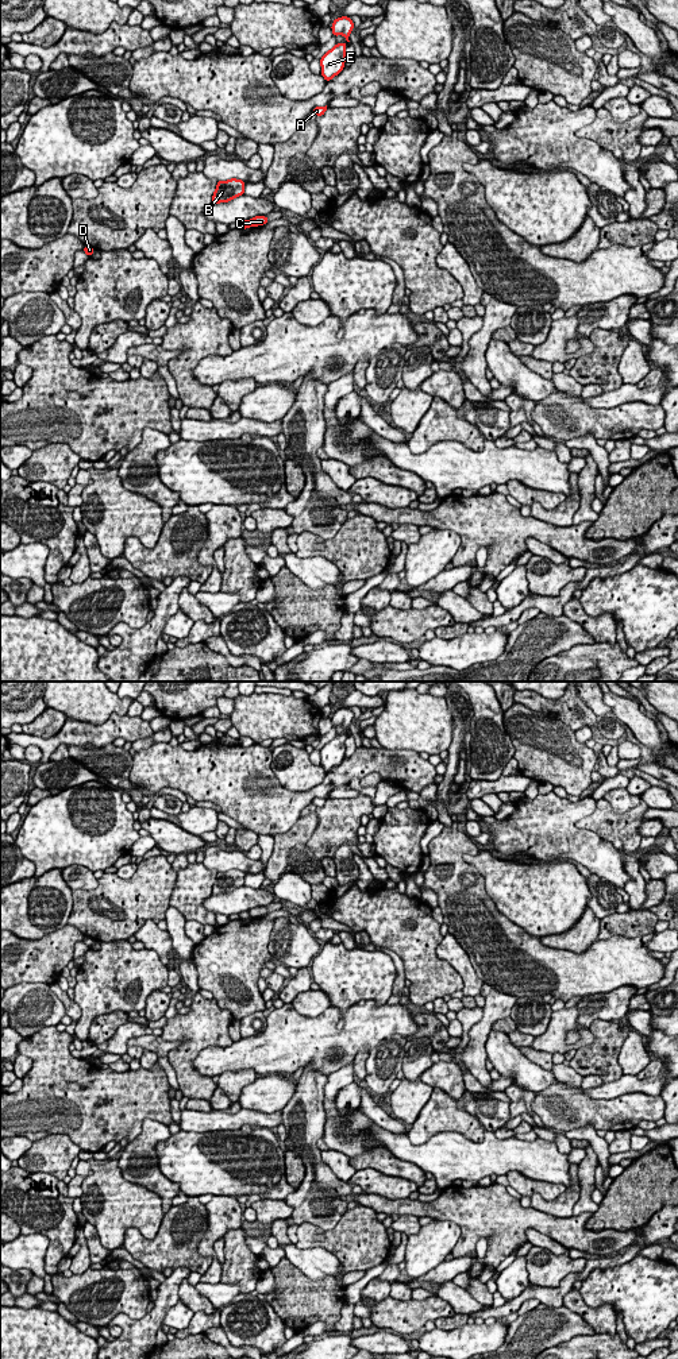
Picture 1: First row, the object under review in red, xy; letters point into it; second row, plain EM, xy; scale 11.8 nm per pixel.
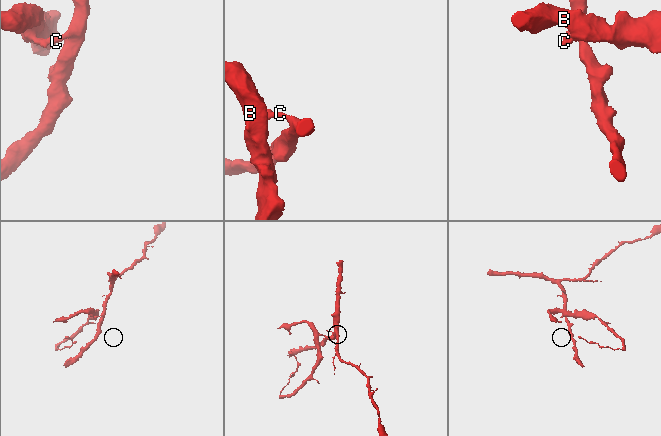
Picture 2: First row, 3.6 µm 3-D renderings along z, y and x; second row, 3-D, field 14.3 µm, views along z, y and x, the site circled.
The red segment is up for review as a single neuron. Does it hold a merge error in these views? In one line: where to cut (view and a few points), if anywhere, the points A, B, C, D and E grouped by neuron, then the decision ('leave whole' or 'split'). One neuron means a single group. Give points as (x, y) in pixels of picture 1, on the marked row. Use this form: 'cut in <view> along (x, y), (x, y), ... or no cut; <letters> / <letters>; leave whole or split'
cut in xy along (247, 220), (251, 226); A C E / B D; split

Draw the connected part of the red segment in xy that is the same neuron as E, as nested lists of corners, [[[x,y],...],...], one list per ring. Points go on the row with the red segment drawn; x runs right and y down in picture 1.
[[[347,16],[334,19],[331,30],[335,38],[342,34],[347,42],[336,43],[330,51],[325,51],[324,55],[320,58],[320,74],[324,77],[327,82],[331,81],[335,76],[338,76],[344,67],[344,51],[347,43],[350,42],[350,34],[354,30],[354,22],[351,20],[351,18]]]

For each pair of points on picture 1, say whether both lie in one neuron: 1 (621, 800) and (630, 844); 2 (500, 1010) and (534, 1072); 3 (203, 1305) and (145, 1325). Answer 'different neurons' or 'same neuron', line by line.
1: different neurons
2: different neurons
3: different neurons

